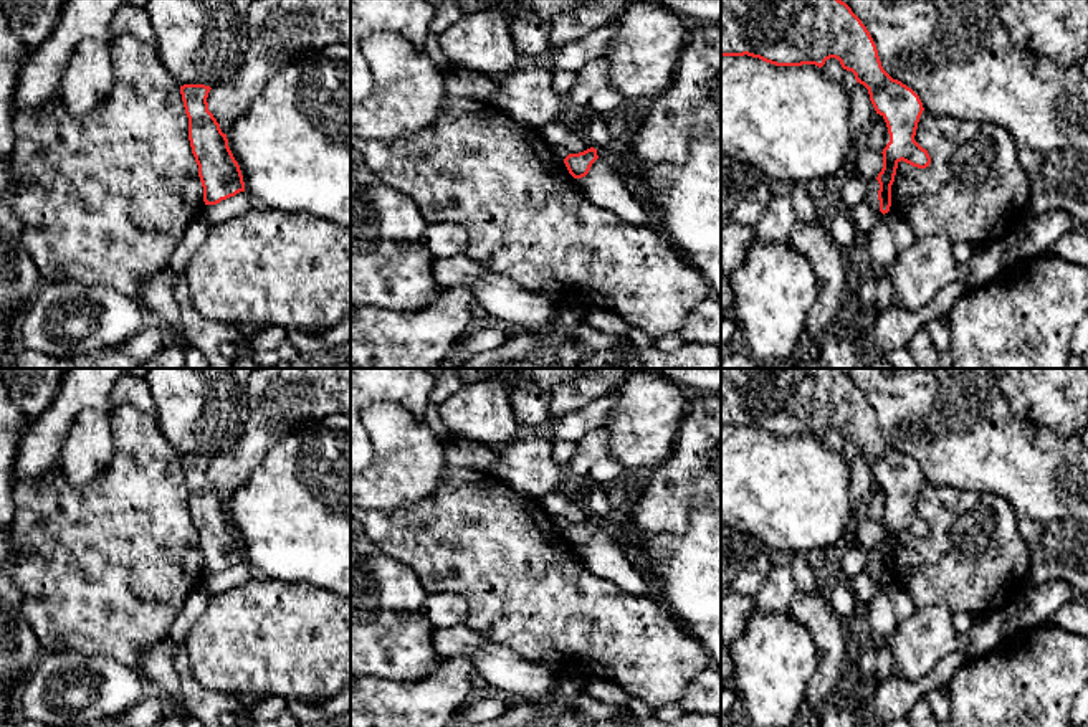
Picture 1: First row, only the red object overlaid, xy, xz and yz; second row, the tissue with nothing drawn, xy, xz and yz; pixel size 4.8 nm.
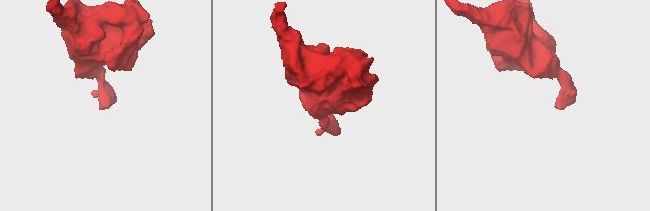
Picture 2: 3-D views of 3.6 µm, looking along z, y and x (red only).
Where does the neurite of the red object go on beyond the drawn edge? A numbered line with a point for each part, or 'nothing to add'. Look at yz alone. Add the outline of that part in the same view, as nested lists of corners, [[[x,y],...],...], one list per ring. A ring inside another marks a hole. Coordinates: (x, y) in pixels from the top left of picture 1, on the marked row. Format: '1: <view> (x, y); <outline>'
nothing to add

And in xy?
nothing to add

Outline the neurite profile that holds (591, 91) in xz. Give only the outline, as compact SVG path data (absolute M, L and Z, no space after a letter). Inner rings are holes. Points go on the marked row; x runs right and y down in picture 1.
M605 56L575 71L575 83L565 96L565 102L605 117L618 112L623 101L625 97L608 83L608 59Z

